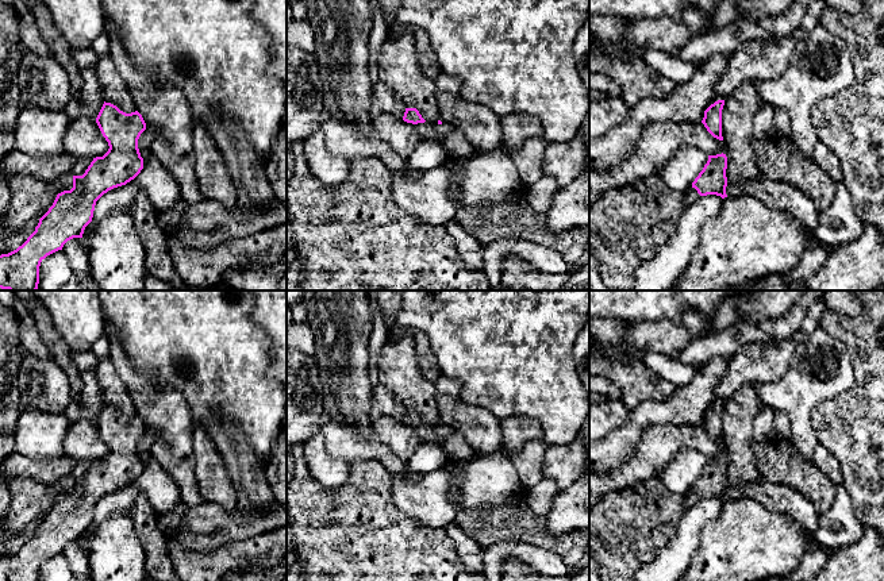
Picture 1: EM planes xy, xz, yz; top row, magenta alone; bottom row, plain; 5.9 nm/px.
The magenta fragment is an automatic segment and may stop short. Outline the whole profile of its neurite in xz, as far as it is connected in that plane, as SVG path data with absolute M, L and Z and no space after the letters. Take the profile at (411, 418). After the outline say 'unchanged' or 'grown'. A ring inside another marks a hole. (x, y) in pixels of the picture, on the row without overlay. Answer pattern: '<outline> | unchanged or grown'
M406 411L403 423L415 428L420 442L437 440L443 446L453 432L449 427L443 427L441 423L438 423L437 427L427 426L416 411Z | grown

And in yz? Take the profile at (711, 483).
M726 457L708 458L708 463L703 473L695 481L692 488L683 495L684 508L688 509L700 499L716 497L722 501L727 500L727 459Z | grown

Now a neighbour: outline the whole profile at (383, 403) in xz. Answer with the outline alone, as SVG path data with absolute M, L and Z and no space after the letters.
M381 384L373 386L372 390L370 419L389 416L396 422L403 422L406 409L396 405L393 393Z

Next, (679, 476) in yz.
M680 450L674 458L656 473L664 489L674 495L684 495L703 473L708 458L696 450Z

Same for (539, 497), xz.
M543 478L537 485L524 489L524 497L529 507L537 515L545 516L550 511L558 492L560 489L556 482Z

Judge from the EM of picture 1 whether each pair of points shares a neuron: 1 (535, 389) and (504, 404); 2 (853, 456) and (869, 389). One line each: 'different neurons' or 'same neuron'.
1: same neuron
2: same neuron

